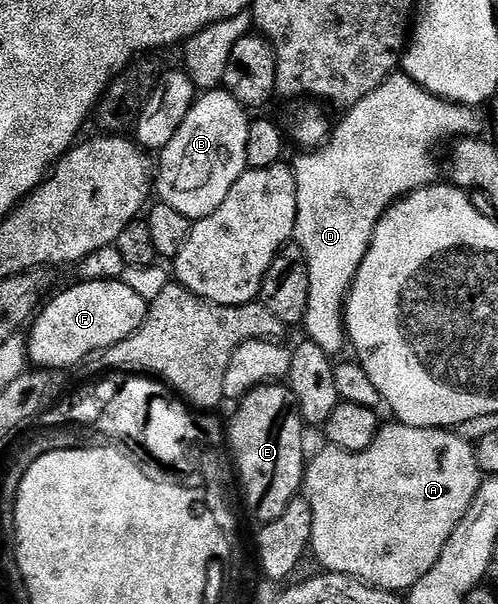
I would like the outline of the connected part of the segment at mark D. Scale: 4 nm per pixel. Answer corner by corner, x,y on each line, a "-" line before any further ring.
392,74
387,77
385,82
381,82
381,86
377,86
377,90
373,90
373,94
369,94
365,98
361,98
361,102
357,102
352,108
346,109
342,113
343,121
336,123
332,127
330,137
326,144
321,148
304,151
296,158
293,163
293,171
295,174
295,193
297,194
297,210
295,211
295,234
294,239
301,246
303,257
307,259
307,269
309,270
309,306
305,310
305,318
301,325
302,331
305,330
306,339
312,340
321,350
325,350
327,355
335,358
344,347
348,347
347,325
345,323
345,305
347,302
347,293
351,290
351,283
355,280
357,270
361,266
361,262
369,246
371,245
371,235
375,233
377,222
387,213
388,208
395,203
396,200
407,196
411,192
415,192
418,188
426,188
436,183
435,176
435,160
431,157
431,151
438,146
442,140
450,141
452,138
463,138
468,135
467,132
471,128
471,112
470,107
461,104
451,104
447,100
442,100
436,96
430,96
424,88
418,88
410,78
402,74

